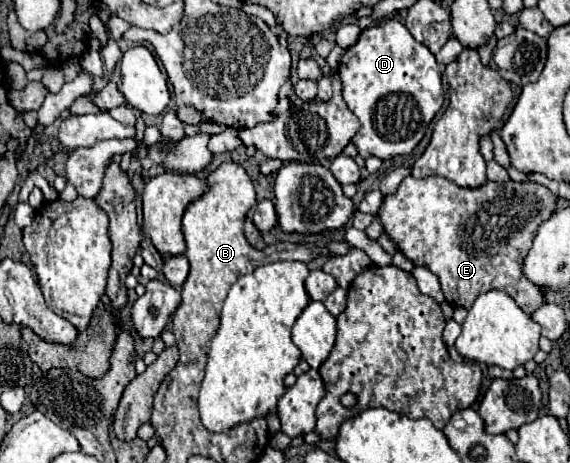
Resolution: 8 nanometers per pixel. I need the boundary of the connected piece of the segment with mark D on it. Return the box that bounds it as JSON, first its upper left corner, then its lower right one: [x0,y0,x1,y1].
[337,20,445,160]

